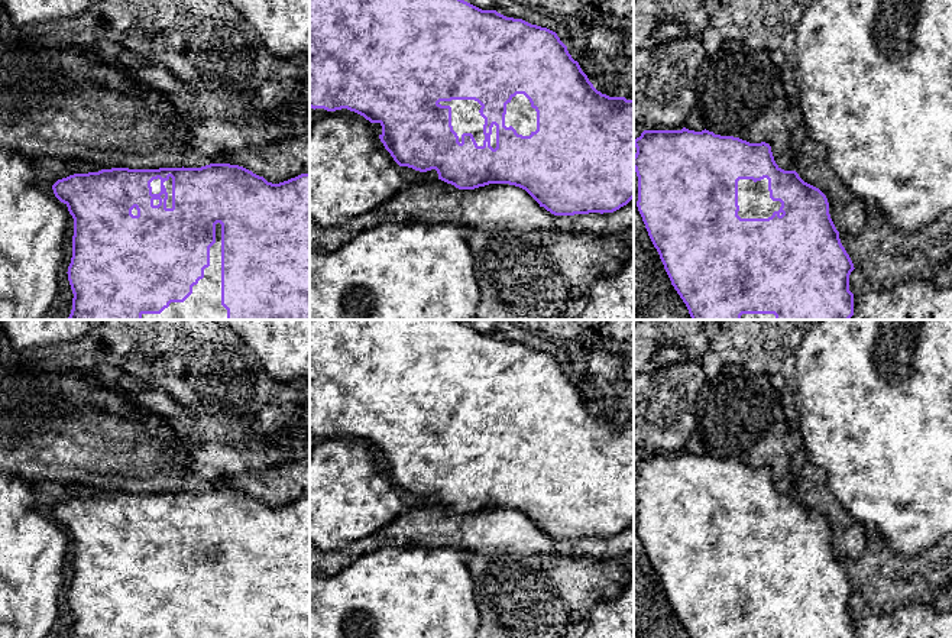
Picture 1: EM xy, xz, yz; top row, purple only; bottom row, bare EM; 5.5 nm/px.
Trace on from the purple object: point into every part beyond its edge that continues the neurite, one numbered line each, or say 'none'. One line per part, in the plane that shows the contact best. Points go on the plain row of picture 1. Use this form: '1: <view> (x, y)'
1: xy (206, 622)

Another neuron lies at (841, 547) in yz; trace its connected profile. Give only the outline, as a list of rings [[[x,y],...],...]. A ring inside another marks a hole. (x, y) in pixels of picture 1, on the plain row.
[[[807,463],[796,480],[799,501],[828,522],[830,543],[839,557],[858,560],[867,547],[867,528],[832,495],[826,473]]]

